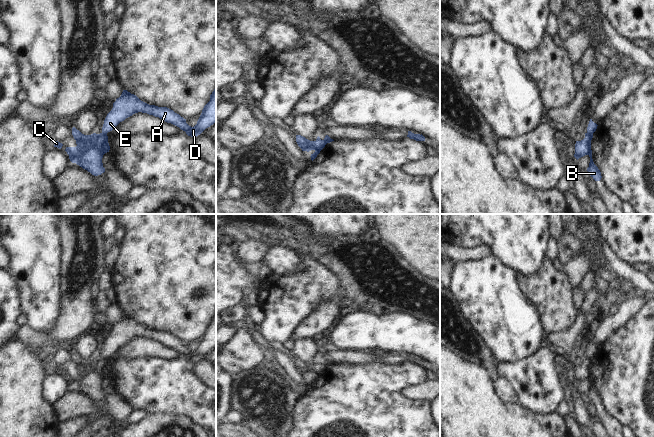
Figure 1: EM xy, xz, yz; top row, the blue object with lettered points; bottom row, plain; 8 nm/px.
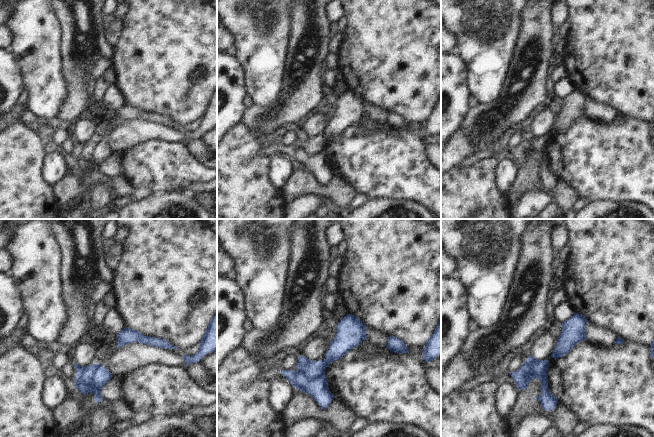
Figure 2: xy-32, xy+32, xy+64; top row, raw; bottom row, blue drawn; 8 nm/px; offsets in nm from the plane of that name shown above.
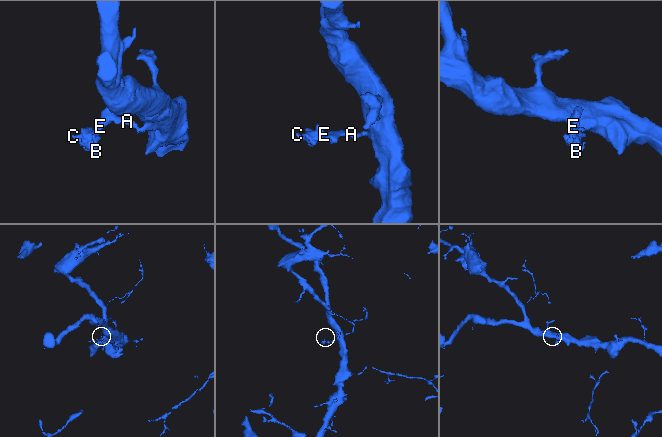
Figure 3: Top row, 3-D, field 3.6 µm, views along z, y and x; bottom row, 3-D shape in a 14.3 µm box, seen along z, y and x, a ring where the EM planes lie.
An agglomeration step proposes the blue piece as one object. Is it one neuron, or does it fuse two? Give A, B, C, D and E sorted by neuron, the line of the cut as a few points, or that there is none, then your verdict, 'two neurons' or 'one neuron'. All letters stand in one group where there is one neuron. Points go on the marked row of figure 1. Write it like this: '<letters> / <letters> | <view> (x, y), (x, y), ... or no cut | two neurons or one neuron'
A D E / B C | yz (587, 132), (592, 133) | two neurons

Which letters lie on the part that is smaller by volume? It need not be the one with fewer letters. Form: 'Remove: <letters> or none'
Remove: B, C

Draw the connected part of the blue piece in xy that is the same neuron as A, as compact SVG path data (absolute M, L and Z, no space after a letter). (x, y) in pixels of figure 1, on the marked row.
M216 87L210 95L210 101L204 106L202 113L194 127L186 123L186 119L167 107L149 105L141 101L136 95L123 90L121 96L113 103L112 110L107 114L102 127L102 133L112 131L120 122L135 113L142 112L159 117L167 123L171 123L188 136L197 137L206 128L216 123Z

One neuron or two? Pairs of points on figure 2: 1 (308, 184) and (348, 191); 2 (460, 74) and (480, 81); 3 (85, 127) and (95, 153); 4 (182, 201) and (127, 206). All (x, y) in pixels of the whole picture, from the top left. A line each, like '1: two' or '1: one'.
1: one
2: two
3: two
4: one

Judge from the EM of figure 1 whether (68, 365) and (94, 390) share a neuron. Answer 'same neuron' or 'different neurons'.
same neuron

